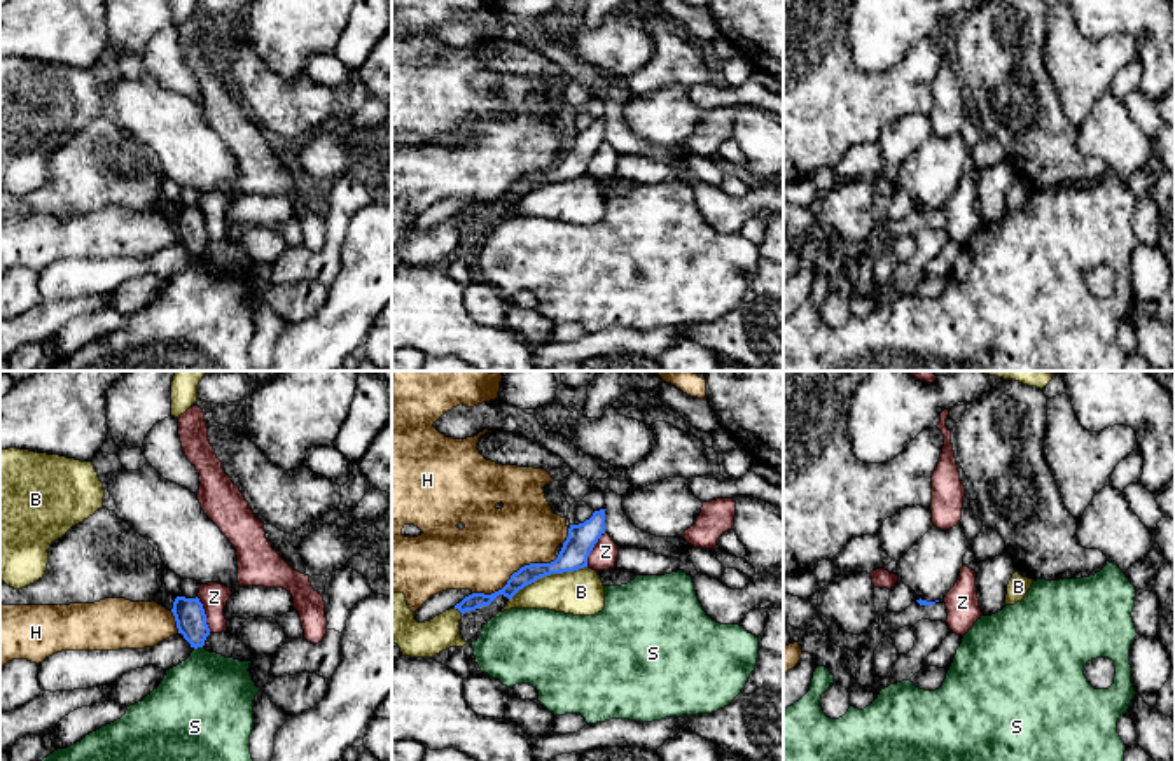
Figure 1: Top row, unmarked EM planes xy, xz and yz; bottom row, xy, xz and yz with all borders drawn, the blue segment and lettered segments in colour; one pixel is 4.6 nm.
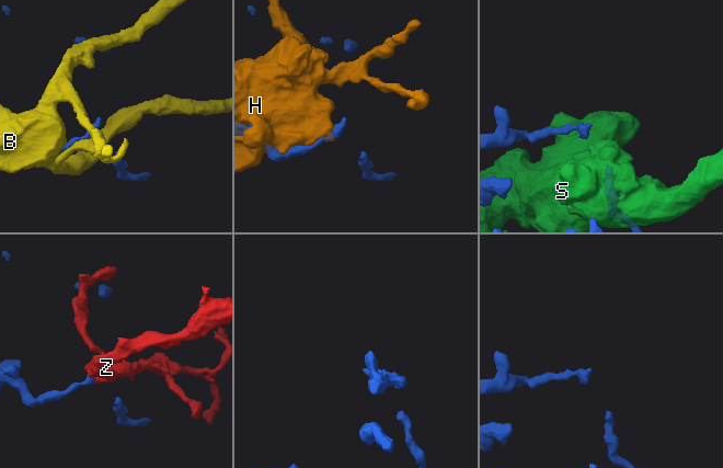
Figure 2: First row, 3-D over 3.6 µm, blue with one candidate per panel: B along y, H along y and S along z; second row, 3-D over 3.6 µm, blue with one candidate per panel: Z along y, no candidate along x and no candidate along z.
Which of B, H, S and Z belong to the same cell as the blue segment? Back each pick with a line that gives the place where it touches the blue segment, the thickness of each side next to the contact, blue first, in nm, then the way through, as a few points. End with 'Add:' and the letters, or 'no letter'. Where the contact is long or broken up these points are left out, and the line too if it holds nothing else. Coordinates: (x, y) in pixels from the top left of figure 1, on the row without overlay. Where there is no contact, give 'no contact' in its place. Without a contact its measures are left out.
Add: no letter

